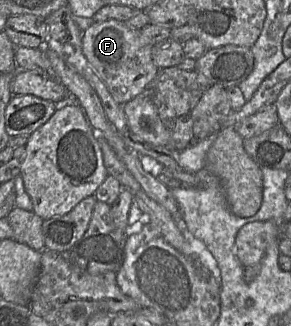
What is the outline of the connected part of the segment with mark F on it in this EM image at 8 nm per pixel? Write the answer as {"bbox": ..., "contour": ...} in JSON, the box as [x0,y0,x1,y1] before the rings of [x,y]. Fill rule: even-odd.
{"bbox":[82,19,159,105],"contour":[[[115,19],[93,22],[82,38],[82,50],[87,61],[121,105],[142,94],[155,79],[159,68],[153,62],[152,47],[142,39],[140,30]]]}

